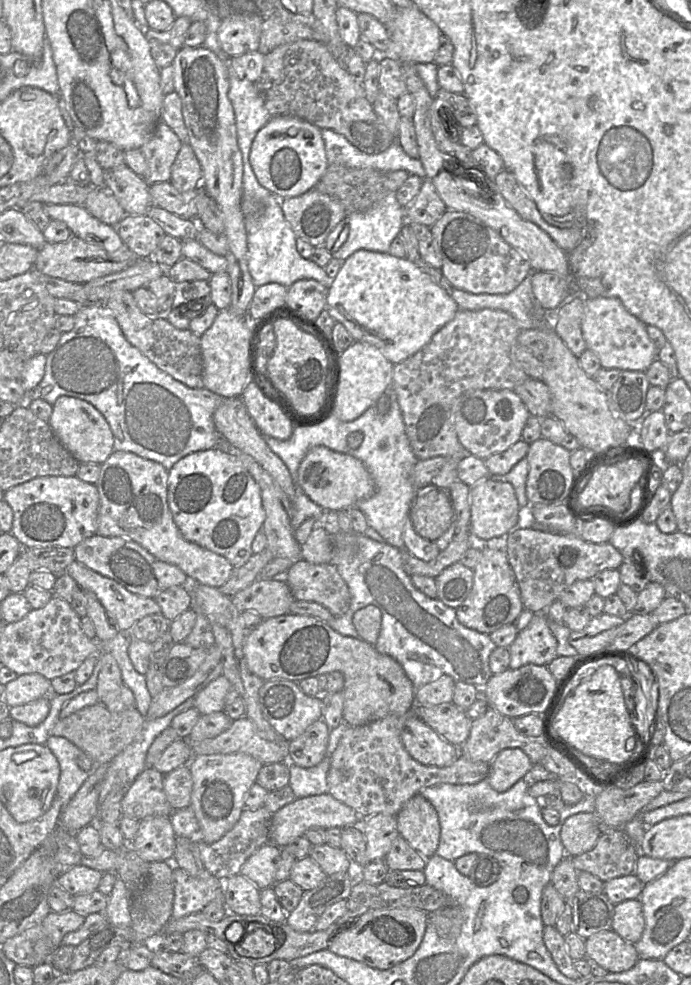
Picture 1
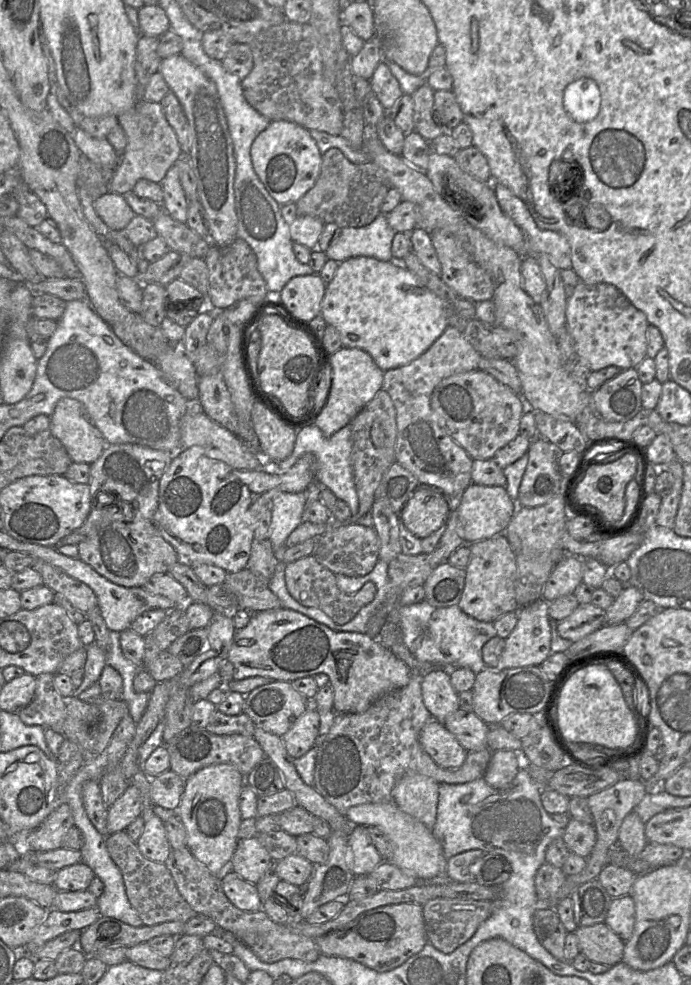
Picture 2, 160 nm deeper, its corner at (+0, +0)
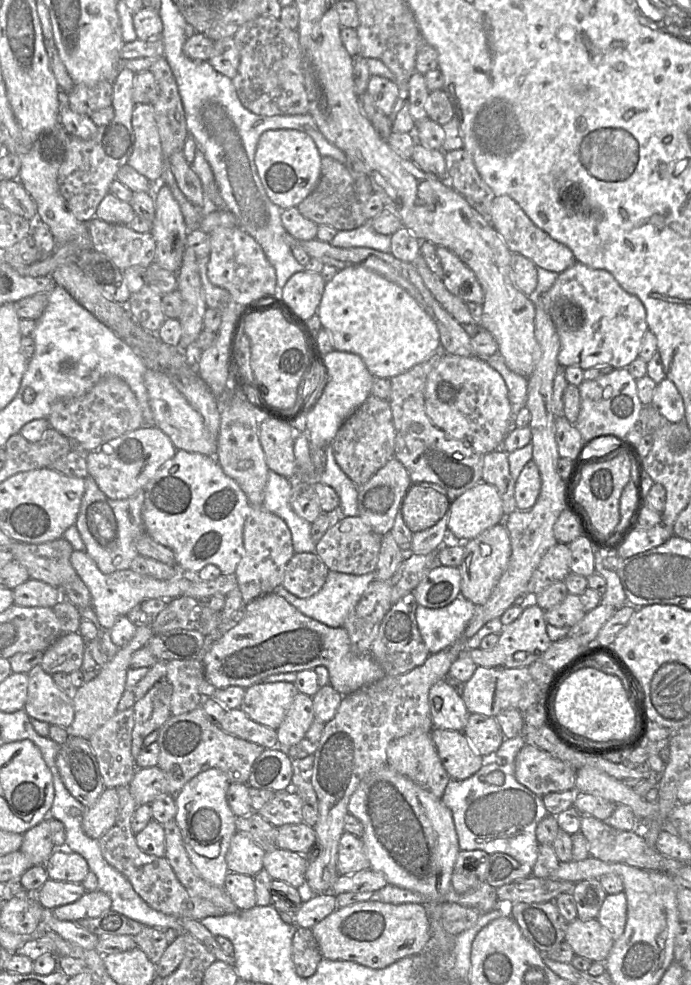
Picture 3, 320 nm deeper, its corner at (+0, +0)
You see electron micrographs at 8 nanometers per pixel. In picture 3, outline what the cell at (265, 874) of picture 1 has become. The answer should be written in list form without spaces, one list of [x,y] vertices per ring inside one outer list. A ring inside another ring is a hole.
[[[236,832],[226,854],[228,871],[254,877],[263,868],[266,852],[244,833]]]

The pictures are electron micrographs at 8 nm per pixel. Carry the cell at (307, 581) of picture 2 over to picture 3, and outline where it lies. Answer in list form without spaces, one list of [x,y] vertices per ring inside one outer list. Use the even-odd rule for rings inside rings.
[[[315,552],[294,553],[285,567],[281,585],[298,598],[309,598],[322,588],[328,572]]]

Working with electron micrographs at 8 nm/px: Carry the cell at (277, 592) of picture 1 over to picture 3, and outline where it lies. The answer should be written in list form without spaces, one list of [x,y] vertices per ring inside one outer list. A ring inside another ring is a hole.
[[[74,550],[71,553],[70,562],[77,575],[89,589],[91,606],[100,625],[105,630],[110,630],[120,616],[127,615],[133,607],[144,600],[153,598],[173,599],[184,596],[192,582],[192,577],[185,578],[182,576],[177,576],[169,580],[159,580],[140,575],[131,569],[104,574],[85,551]]]

